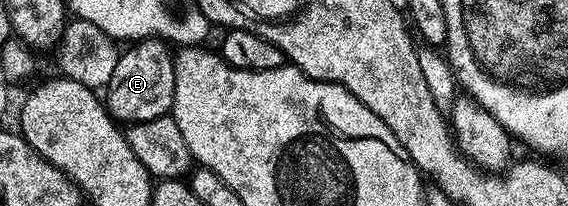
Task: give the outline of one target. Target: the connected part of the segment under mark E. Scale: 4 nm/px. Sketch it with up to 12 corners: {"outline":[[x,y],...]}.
{"outline":[[145,37],[121,52],[106,87],[120,123],[165,116],[173,50]]}

